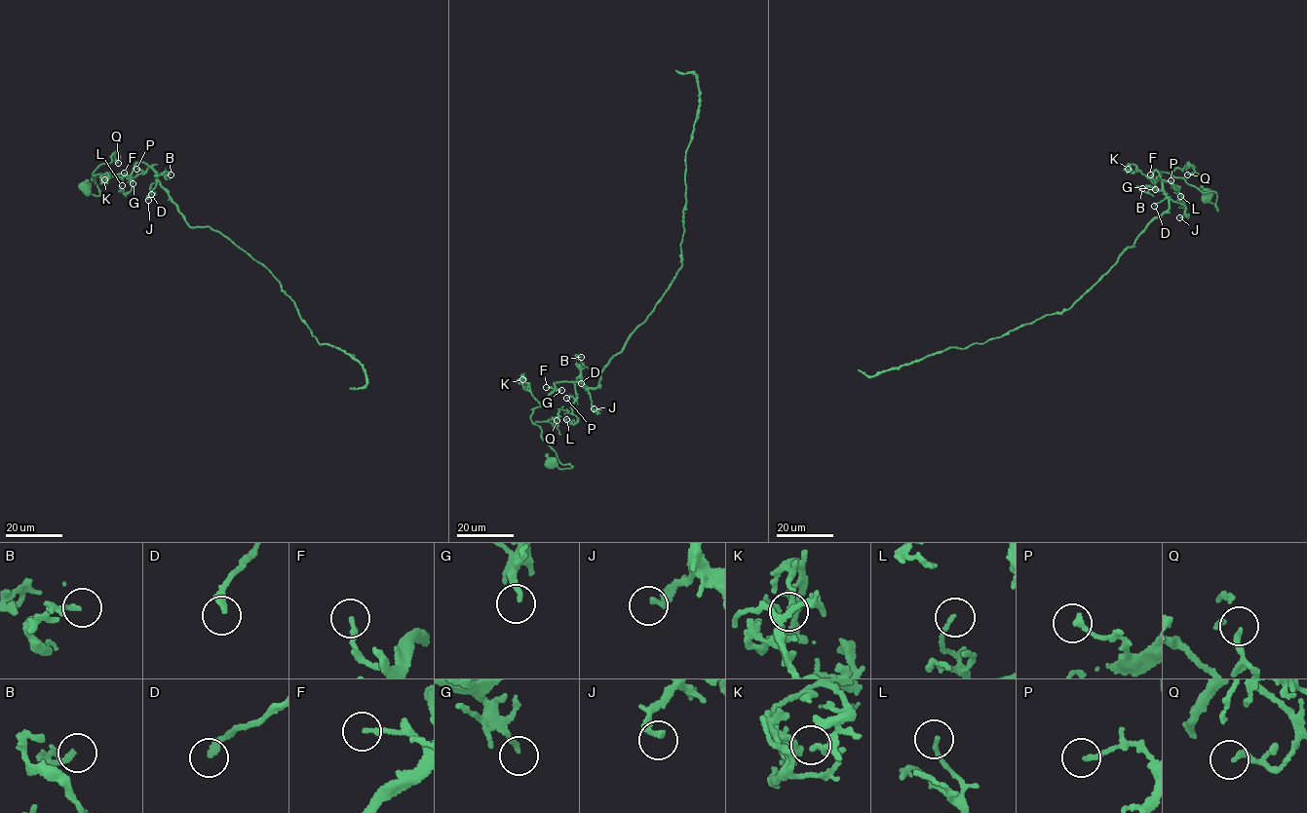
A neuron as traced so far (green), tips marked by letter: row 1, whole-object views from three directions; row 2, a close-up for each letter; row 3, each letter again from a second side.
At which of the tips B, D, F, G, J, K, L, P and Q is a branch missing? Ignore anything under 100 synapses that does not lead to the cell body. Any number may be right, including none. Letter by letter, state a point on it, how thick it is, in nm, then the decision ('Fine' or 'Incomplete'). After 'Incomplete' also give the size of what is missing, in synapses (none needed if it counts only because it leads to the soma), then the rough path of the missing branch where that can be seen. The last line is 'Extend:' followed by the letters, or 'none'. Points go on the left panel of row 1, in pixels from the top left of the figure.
B: Place: (171, 174). Thickness 160 nm. Fine
D: Place: (151, 194). Thickness 220 nm. Fine
F: Place: (124, 173). Thickness 190 nm. Fine
G: Place: (133, 183). Thickness 170 nm. Fine
J: Place: (148, 200). Thickness 240 nm. Fine
K: Place: (104, 179). Thickness 200 nm. Fine
L: Place: (122, 185). Thickness 140 nm. Fine
P: Place: (136, 169). Thickness 180 nm. Fine
Q: Place: (118, 163). Thickness 200 nm. Fine
Extend: none

